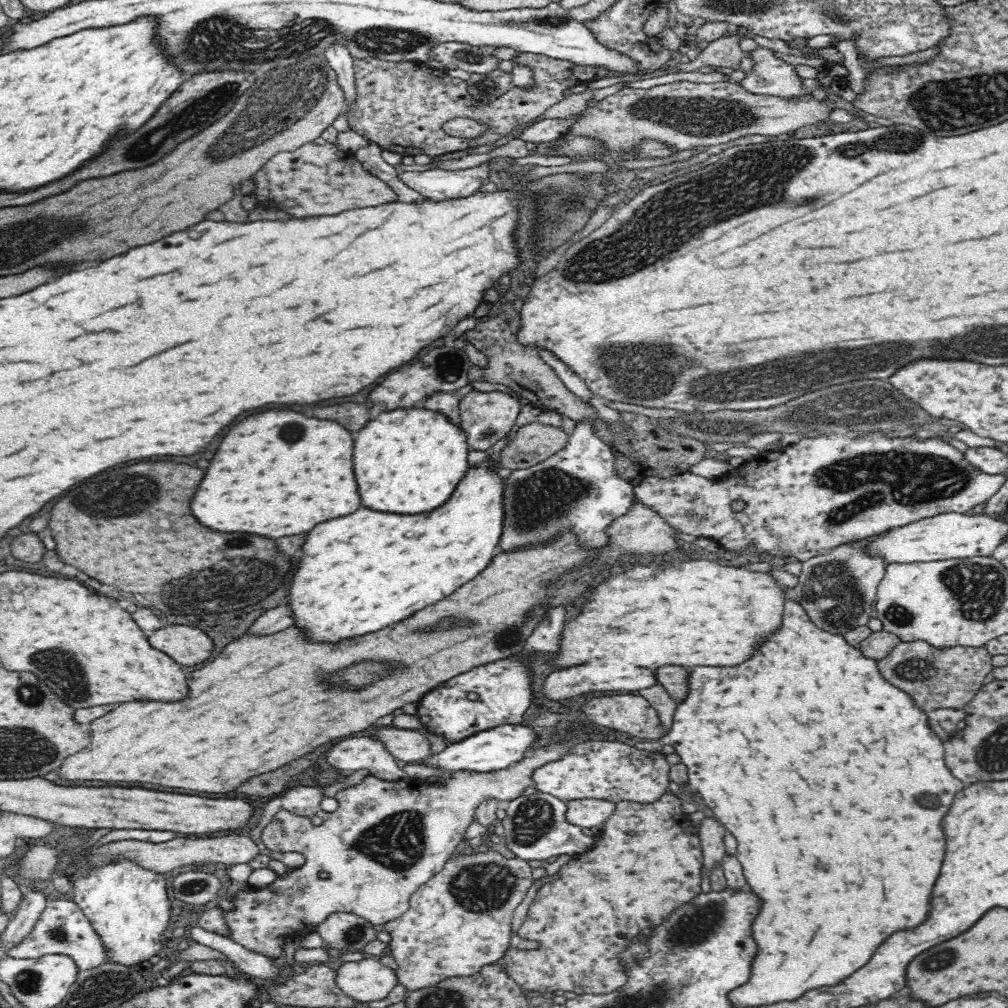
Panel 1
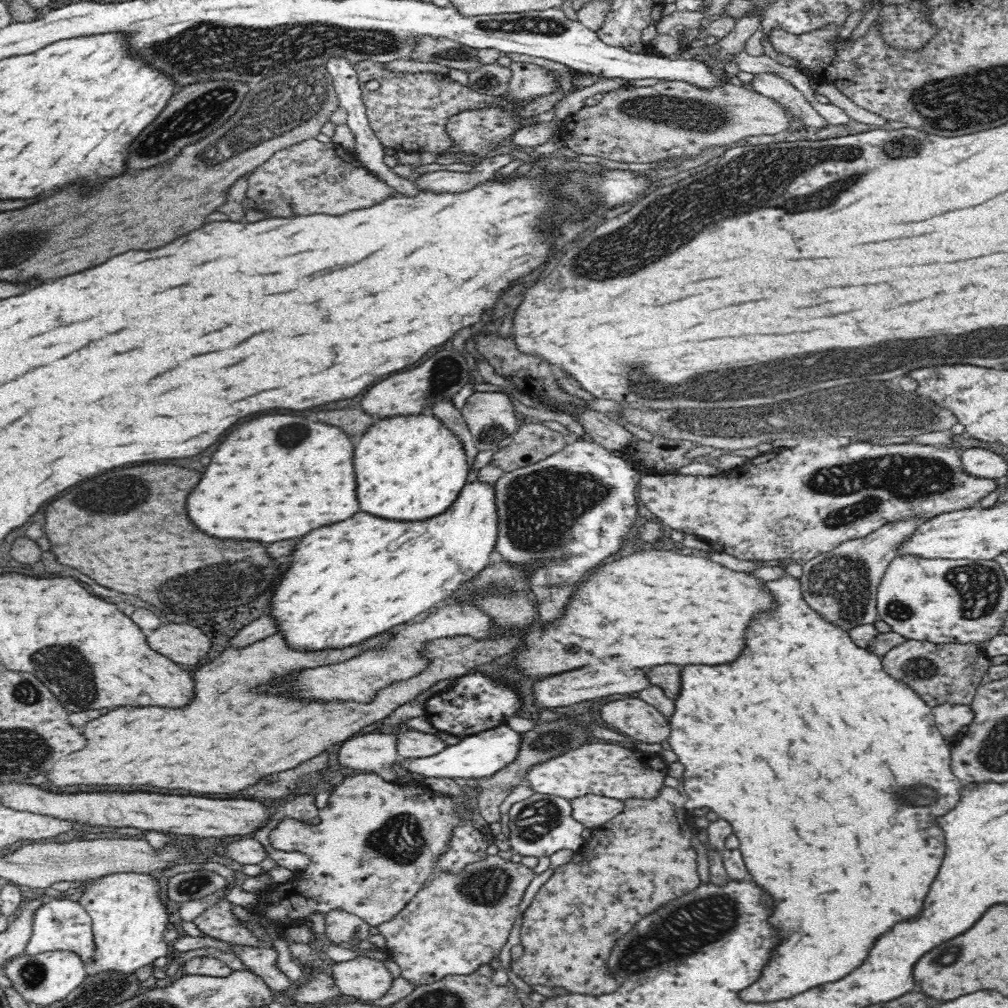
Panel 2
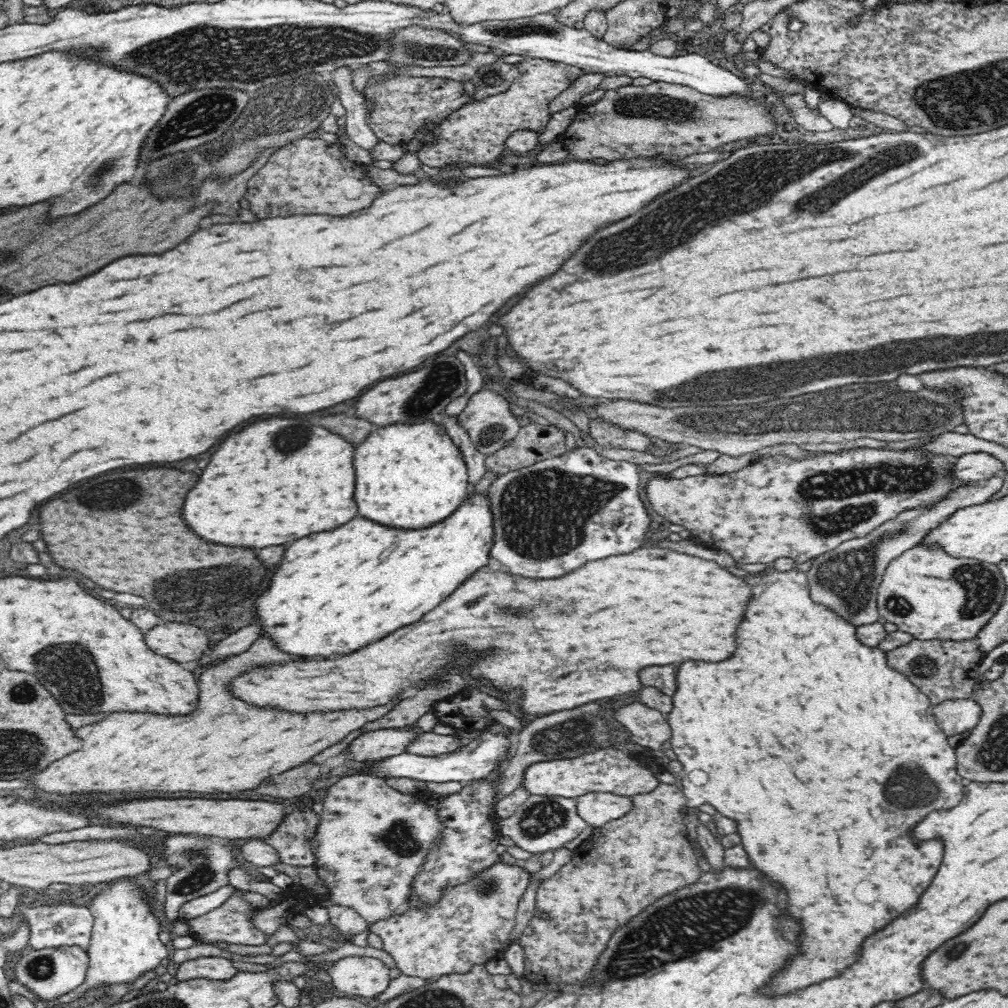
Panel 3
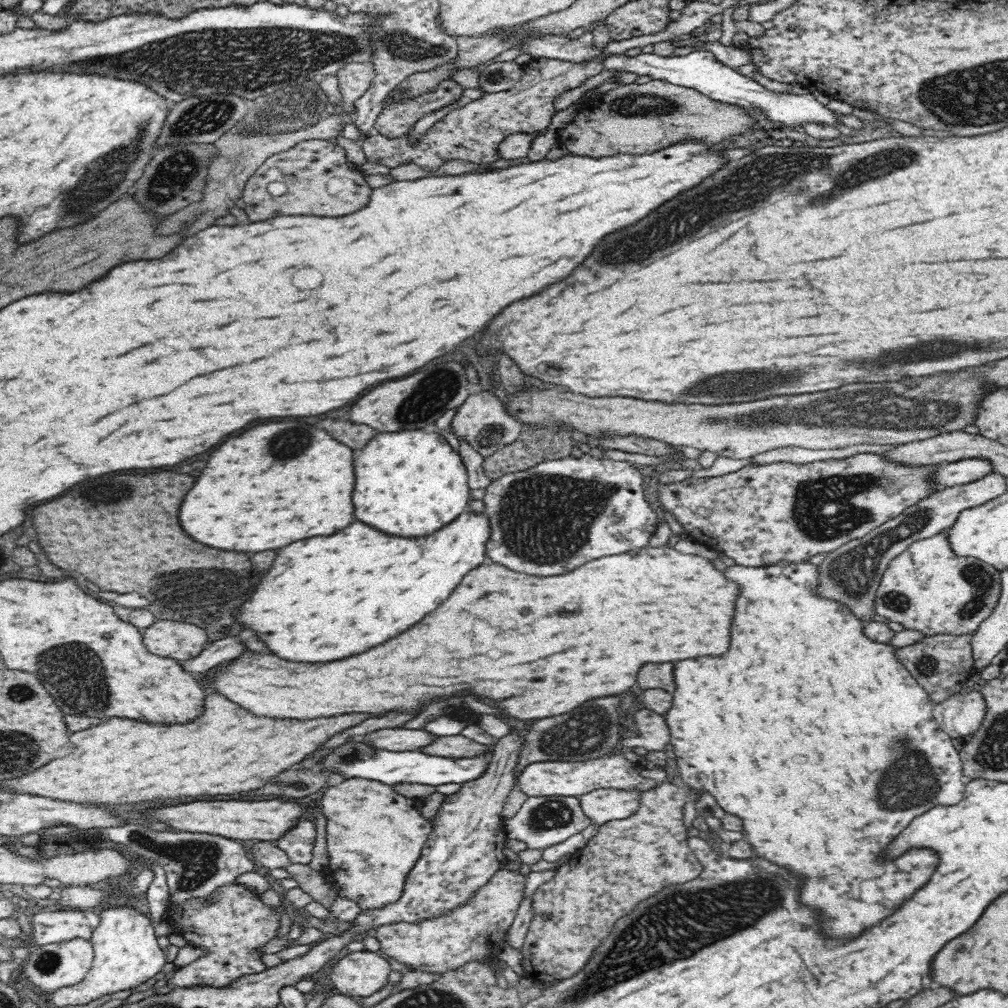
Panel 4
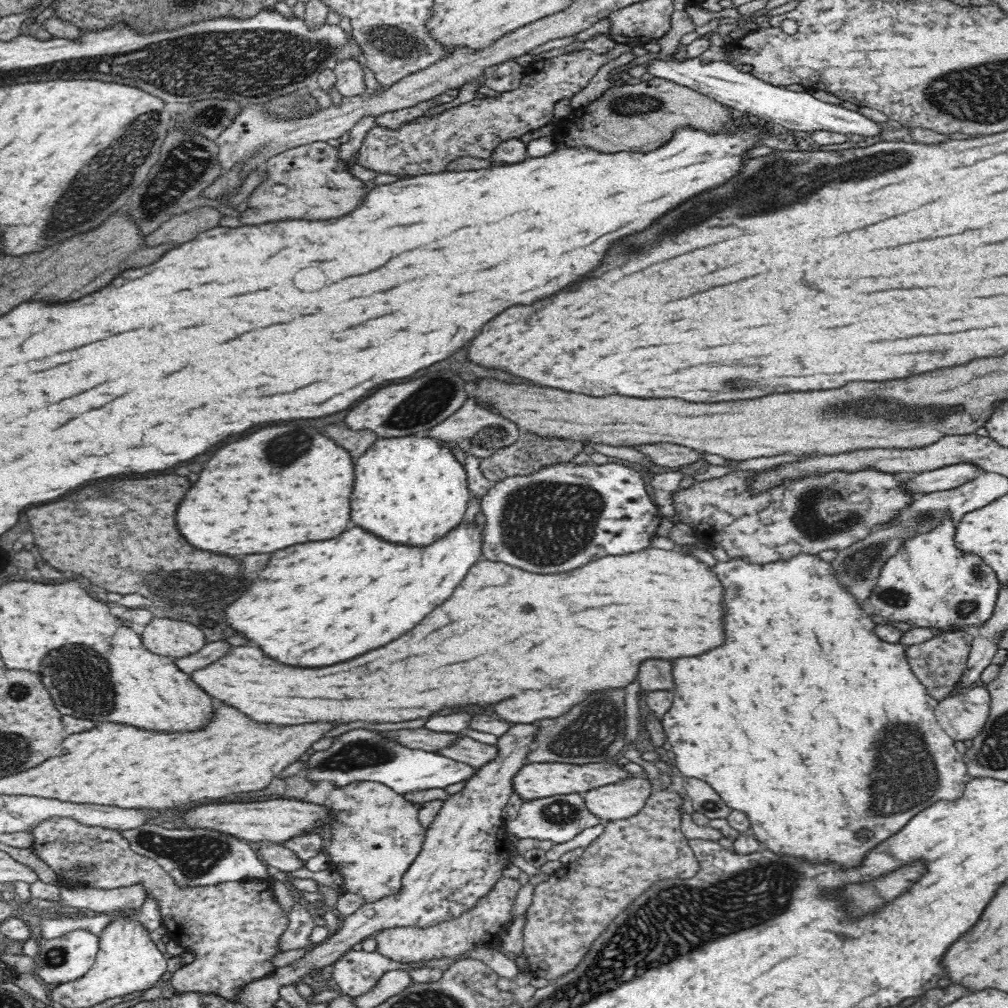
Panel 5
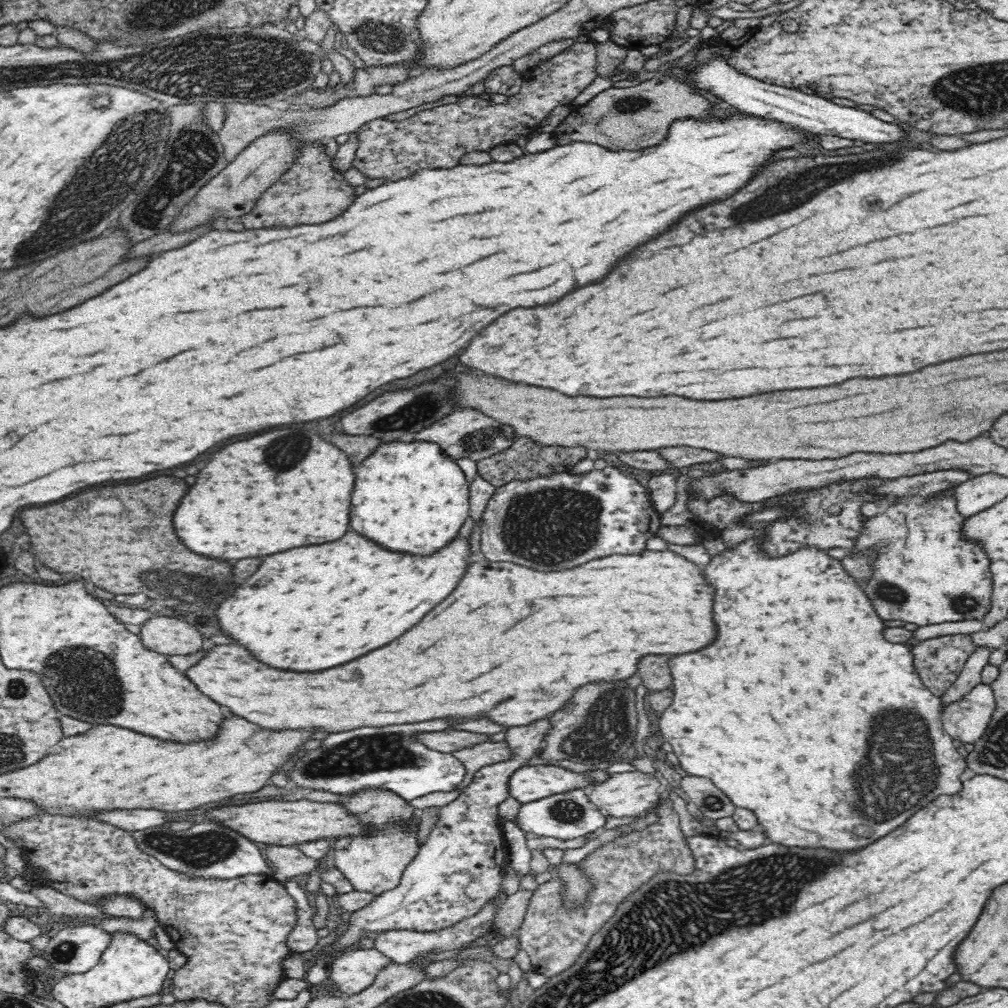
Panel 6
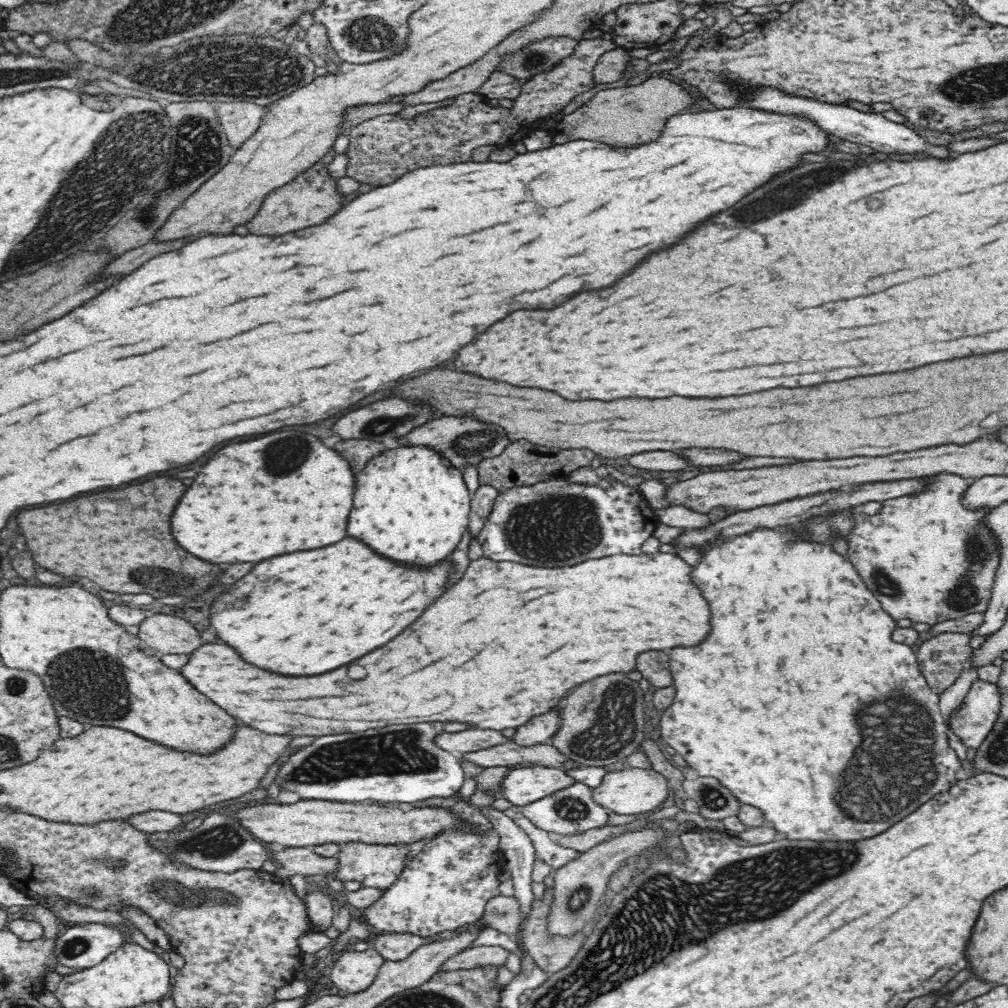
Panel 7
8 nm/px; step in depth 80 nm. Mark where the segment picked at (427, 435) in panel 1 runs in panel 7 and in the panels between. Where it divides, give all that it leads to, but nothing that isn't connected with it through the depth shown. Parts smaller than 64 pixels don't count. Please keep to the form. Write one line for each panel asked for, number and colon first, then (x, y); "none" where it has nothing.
2: (410, 468)
3: (407, 475)
4: (410, 482)
5: (412, 490)
6: (412, 497)
7: (411, 504)

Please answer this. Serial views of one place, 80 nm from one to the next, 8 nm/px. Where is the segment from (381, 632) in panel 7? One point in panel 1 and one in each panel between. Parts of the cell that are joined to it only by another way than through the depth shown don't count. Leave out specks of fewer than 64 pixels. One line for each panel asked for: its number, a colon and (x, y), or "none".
1: (361, 573)
2: (351, 580)
3: (337, 591)
4: (328, 597)
5: (320, 603)
6: (311, 608)

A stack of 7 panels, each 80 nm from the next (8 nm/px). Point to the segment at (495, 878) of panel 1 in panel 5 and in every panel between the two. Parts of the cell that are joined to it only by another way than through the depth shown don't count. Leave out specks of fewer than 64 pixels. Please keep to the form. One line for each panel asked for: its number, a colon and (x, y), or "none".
2: (457, 922)
3: (471, 923)
4: (475, 930)
5: (480, 927)

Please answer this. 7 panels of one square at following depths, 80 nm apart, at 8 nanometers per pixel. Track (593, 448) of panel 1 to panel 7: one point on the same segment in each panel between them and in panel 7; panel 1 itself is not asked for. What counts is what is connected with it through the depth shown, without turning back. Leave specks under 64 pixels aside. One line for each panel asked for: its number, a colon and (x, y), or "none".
2: (581, 501)
3: (556, 515)
4: (548, 519)
5: (558, 517)
6: (554, 522)
7: (553, 523)

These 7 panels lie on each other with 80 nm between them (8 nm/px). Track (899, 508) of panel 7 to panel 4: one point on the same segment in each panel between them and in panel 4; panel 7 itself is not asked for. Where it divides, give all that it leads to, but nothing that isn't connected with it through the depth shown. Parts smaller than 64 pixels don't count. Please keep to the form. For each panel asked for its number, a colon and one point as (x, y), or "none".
4: (929, 589)
5: (929, 583)
6: (925, 573)

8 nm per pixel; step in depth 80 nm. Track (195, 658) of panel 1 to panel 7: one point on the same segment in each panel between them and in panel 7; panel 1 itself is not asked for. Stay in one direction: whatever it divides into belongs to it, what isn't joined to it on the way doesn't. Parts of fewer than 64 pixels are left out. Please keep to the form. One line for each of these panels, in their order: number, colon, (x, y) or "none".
2: (183, 644)
3: (181, 642)
4: (180, 641)
5: (172, 638)
6: (162, 634)
7: (163, 633)

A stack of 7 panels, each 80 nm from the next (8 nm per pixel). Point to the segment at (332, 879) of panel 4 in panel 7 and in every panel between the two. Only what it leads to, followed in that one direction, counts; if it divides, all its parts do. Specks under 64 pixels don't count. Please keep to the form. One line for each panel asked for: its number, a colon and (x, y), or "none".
5: (376, 835)
6: (374, 861)
7: (377, 866)

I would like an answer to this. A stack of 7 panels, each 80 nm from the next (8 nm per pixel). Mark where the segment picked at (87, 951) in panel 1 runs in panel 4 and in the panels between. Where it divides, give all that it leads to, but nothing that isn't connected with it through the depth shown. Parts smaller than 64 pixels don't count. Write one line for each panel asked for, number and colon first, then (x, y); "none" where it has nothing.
2: (60, 924)
3: (62, 924)
4: (52, 926)

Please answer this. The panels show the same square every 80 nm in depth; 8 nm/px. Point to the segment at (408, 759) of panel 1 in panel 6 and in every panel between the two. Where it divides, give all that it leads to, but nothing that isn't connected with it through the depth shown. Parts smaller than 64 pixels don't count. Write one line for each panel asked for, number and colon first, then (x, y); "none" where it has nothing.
2: (411, 744)
3: (426, 743)
4: (456, 746)
5: (464, 749)
6: (480, 755)

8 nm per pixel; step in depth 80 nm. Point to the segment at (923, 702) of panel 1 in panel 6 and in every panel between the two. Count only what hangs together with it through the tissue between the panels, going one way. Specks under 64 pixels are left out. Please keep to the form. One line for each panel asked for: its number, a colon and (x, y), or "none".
2: (950, 673)
3: (943, 670)
4: (942, 665)
5: (939, 663)
6: (938, 661)

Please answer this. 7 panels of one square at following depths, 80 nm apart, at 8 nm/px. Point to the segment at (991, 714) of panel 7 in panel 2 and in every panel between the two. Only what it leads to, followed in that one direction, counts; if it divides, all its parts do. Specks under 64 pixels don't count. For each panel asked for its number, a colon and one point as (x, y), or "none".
2: (949, 718)
3: (953, 717)
4: (961, 714)
5: (962, 716)
6: (965, 720)

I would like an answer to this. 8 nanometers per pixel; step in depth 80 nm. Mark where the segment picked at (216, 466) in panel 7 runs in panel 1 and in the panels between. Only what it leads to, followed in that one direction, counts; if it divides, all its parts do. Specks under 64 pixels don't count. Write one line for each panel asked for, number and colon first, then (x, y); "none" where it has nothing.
1: (278, 473)
2: (279, 476)
3: (277, 480)
4: (279, 482)
5: (260, 493)
6: (286, 488)

